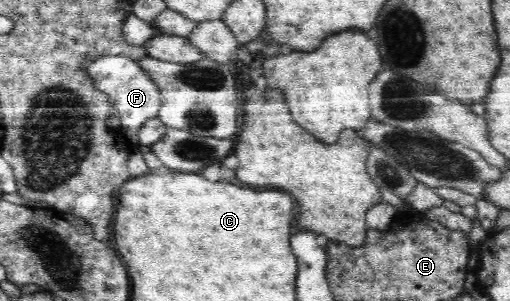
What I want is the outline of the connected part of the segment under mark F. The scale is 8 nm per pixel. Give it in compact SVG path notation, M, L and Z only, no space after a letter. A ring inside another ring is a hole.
M111 54L88 59L88 63L84 65L84 73L87 79L92 81L93 87L96 87L97 91L107 96L112 102L116 115L121 121L122 134L127 137L129 145L135 147L141 125L144 125L148 119L158 118L161 107L161 97L158 97L160 94L156 84L152 83L152 76L145 75L146 72L142 72L128 58Z

